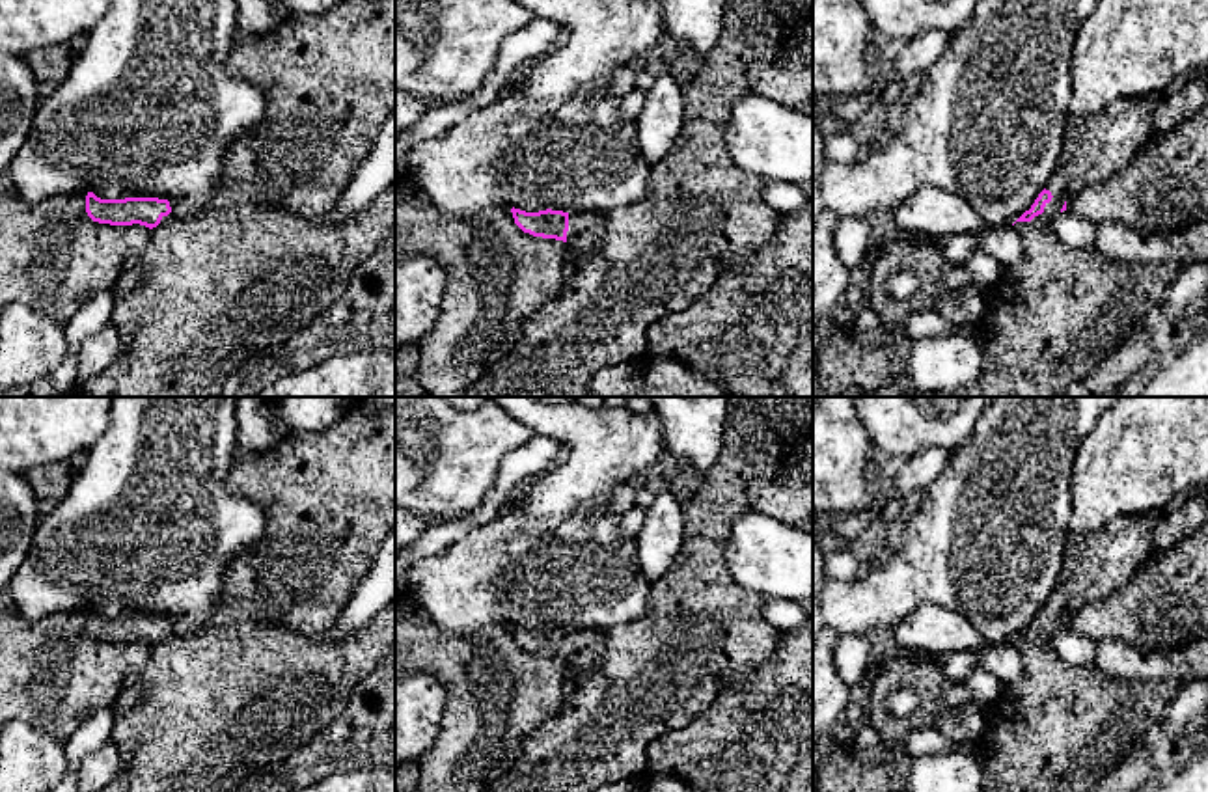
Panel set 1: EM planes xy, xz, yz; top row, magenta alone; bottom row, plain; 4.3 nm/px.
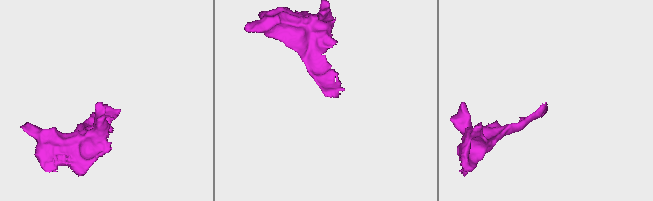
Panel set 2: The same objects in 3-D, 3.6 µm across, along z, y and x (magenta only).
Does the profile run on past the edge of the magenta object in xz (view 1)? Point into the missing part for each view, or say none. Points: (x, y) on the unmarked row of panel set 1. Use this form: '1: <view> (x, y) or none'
1: xz (586, 647)

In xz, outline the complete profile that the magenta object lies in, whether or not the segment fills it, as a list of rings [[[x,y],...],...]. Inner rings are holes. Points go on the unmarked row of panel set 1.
[[[511,626],[515,641],[533,654],[563,658],[569,663],[567,688],[583,673],[595,669],[604,654],[604,634],[597,630],[539,628],[526,630]]]

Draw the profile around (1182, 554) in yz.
[[[1208,526],[1186,535],[1102,600],[1066,619],[1092,641],[1171,650],[1208,634]]]

